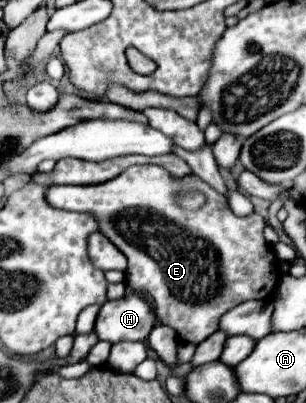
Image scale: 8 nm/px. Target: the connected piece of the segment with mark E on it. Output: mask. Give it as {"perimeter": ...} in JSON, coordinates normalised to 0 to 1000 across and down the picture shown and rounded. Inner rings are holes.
{"perimeter":[[[454,407],[408,422],[402,452],[395,437],[382,437],[310,462],[167,462],[154,476],[154,501],[173,516],[291,526],[324,546],[330,576],[422,645],[422,660],[408,670],[408,705],[441,725],[487,730],[507,749],[513,794],[559,809],[598,849],[644,859],[716,819],[716,789],[742,769],[807,744],[886,739],[905,710],[905,645],[859,591],[866,546],[846,531],[820,531],[807,541],[768,536],[742,496],[729,496],[716,476],[703,476],[637,432],[605,437],[598,447],[572,447],[539,427],[539,417],[513,407]],[[605,476],[657,476],[670,486],[670,506],[644,521],[592,516],[585,481]]]}

